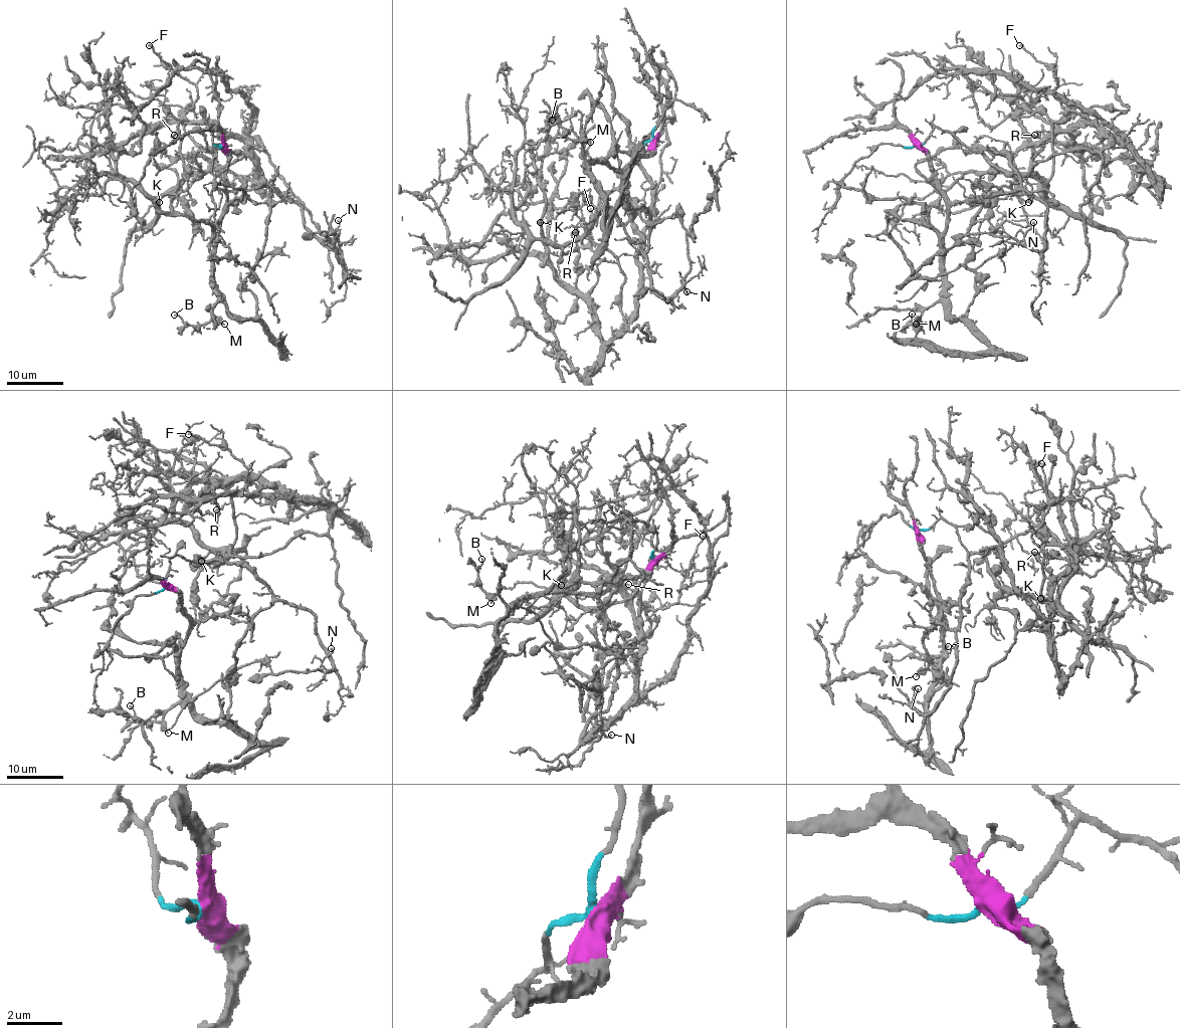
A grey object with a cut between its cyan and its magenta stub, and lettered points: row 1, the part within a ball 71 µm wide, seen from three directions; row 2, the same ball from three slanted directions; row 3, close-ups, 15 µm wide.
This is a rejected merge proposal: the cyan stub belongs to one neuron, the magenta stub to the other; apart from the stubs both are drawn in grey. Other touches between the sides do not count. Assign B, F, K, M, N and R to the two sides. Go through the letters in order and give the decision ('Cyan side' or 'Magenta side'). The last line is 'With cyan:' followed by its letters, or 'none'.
B: Magenta side
F: Cyan side
K: Cyan side
M: Magenta side
N: Cyan side
R: Cyan side
With cyan: F, K, N, R

